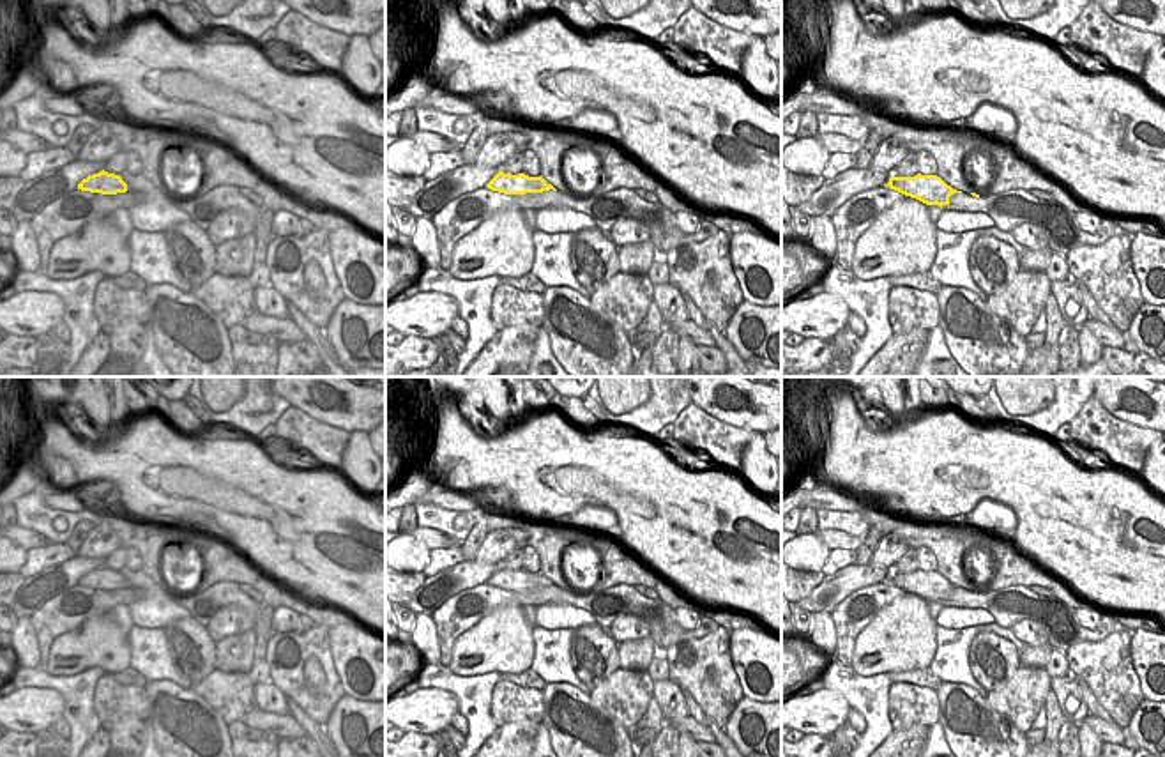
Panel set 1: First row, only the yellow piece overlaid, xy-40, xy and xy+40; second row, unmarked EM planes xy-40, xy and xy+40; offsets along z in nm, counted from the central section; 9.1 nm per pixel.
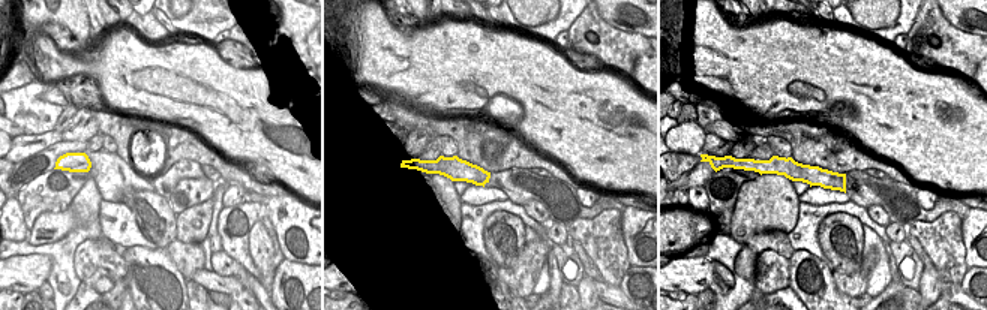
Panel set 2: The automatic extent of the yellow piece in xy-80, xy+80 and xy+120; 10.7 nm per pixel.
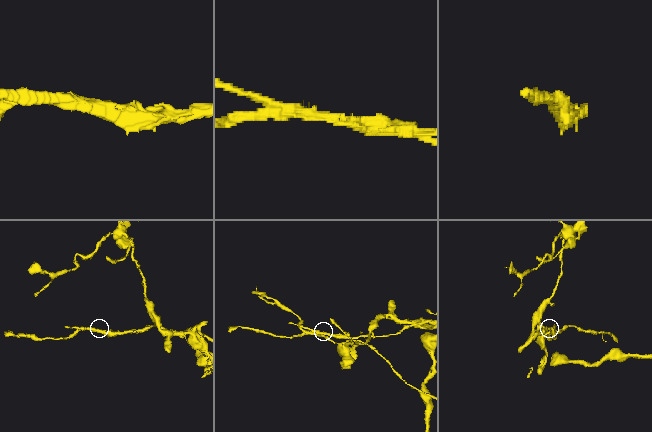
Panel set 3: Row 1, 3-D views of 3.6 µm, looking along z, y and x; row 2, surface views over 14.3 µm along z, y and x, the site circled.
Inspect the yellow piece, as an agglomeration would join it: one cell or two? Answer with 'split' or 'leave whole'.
split

